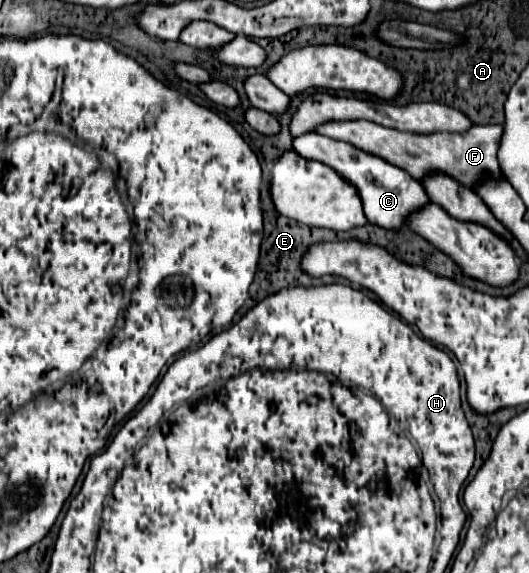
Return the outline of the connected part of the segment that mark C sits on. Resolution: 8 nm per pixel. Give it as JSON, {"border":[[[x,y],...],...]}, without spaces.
{"border":[[[306,133],[306,135],[294,139],[294,149],[304,159],[320,161],[320,163],[336,169],[336,173],[340,173],[346,183],[354,185],[364,203],[364,215],[372,225],[382,225],[384,229],[400,231],[400,229],[404,229],[406,217],[412,211],[418,211],[430,203],[426,189],[418,181],[414,181],[408,173],[402,173],[402,169],[382,161],[380,157],[370,157],[368,153],[354,149],[354,145],[350,145],[350,143],[334,141],[320,133]]]}

